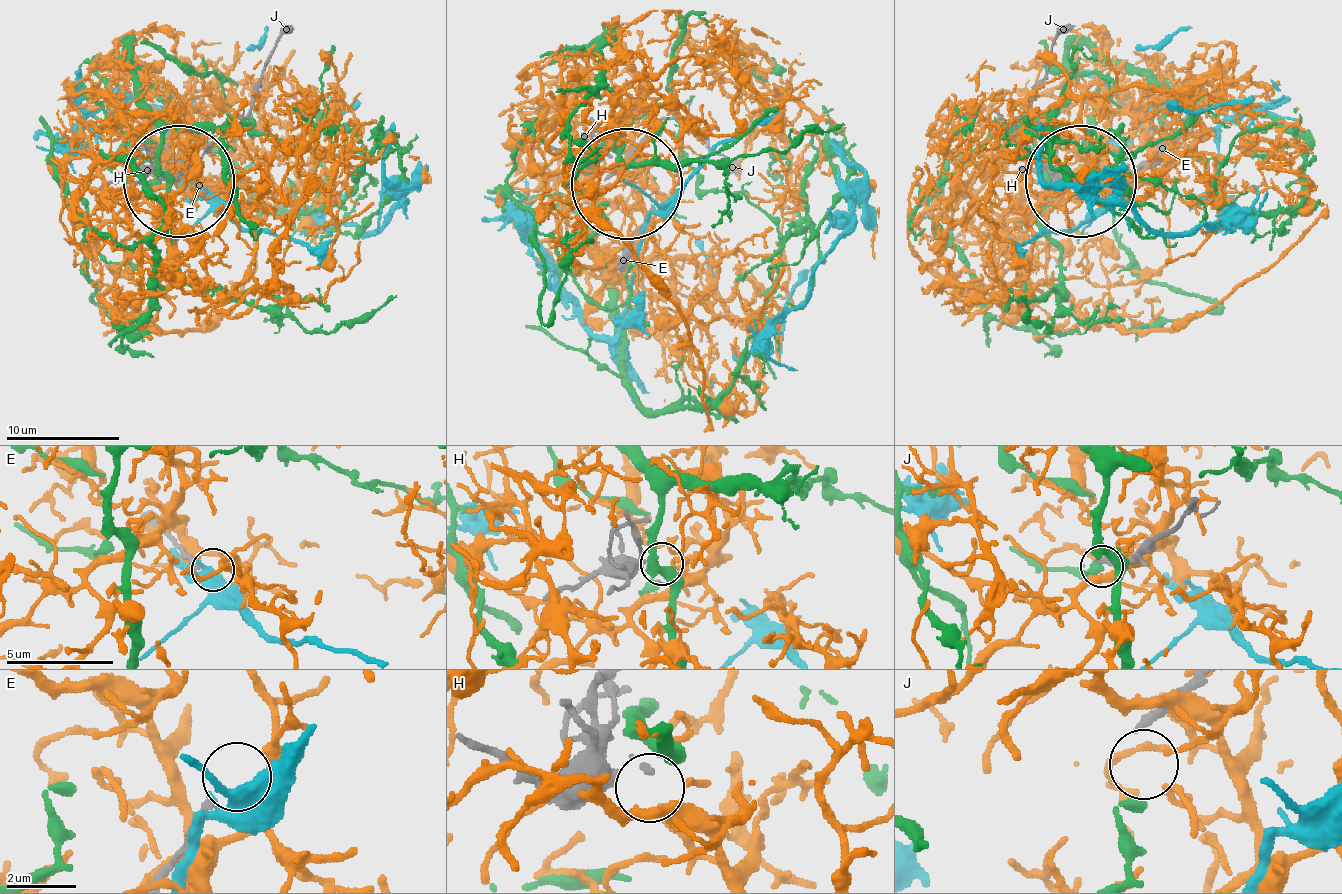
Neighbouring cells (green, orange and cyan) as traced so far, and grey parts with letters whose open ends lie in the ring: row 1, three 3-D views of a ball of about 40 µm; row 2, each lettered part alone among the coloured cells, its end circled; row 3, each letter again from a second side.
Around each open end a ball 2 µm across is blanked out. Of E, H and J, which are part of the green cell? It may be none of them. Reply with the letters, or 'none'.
none

